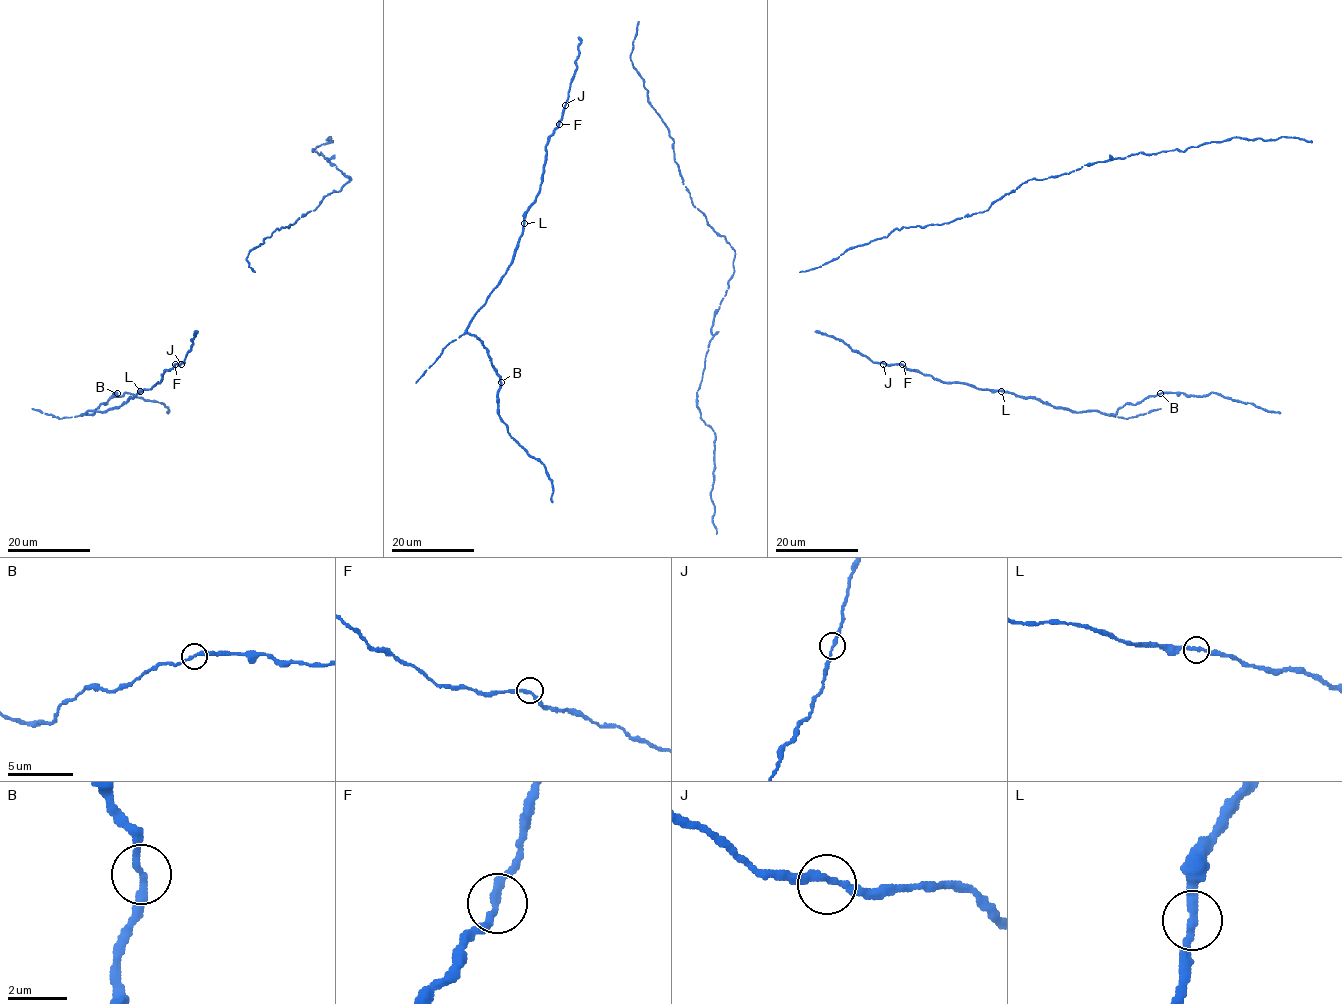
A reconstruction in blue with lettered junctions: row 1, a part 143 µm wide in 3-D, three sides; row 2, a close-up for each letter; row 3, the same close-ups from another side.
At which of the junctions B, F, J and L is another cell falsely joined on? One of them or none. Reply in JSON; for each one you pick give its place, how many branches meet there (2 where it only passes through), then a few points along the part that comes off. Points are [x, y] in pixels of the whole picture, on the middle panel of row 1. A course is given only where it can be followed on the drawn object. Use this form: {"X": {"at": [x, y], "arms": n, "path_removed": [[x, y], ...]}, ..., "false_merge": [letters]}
{"false_merge": []}

